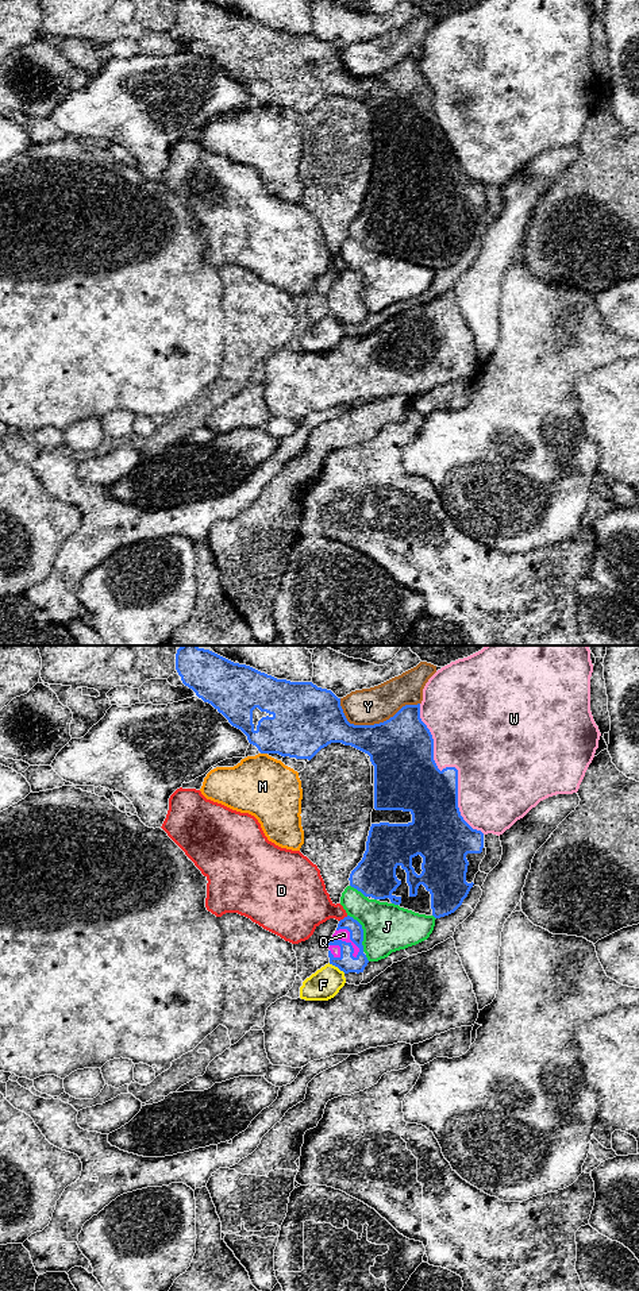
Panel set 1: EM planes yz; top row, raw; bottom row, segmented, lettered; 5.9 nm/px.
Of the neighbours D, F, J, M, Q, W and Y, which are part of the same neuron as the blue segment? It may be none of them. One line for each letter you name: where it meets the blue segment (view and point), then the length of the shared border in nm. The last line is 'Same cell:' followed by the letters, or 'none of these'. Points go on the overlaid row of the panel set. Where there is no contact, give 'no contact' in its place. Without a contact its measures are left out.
Q: meets blue in yz at (350, 939); contact 200 nm long
Same cell: Q

